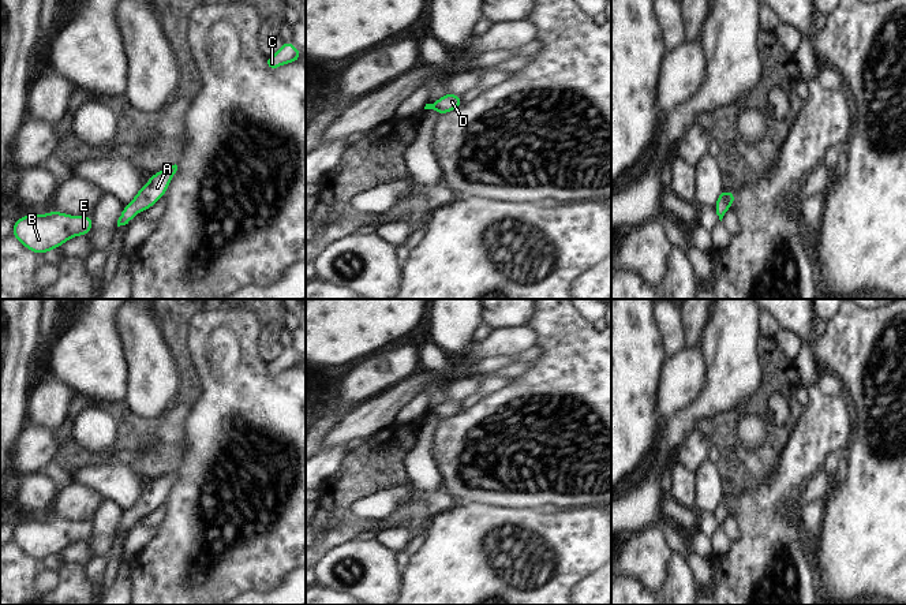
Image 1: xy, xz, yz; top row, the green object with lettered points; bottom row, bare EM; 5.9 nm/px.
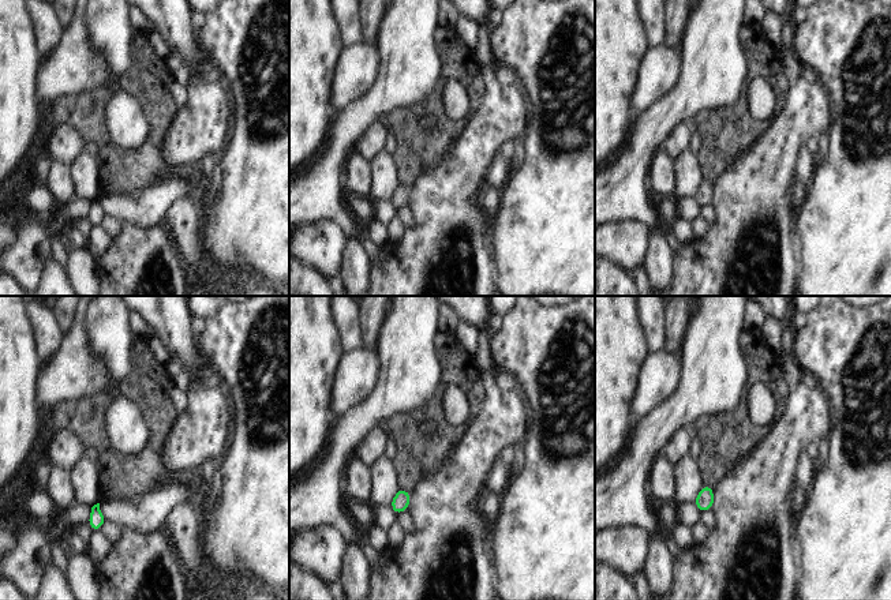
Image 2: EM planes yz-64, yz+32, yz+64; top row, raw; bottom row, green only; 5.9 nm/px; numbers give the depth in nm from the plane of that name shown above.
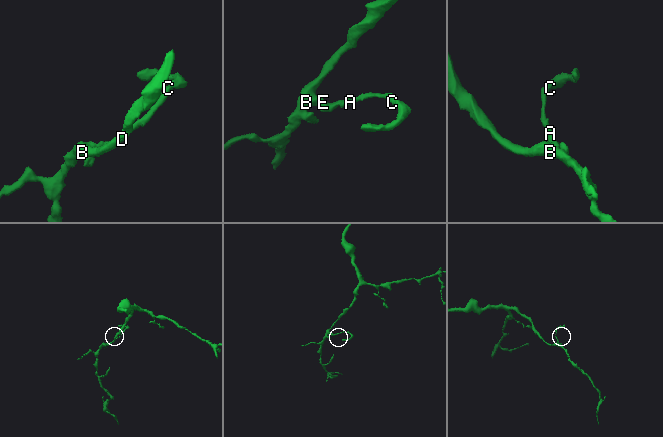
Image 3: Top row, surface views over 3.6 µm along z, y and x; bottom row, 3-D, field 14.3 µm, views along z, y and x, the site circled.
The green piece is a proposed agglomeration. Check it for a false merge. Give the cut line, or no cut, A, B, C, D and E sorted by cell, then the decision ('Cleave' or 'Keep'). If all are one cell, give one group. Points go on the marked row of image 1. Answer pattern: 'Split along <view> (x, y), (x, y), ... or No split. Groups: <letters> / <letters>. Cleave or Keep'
No split. Groups: A B C D E. Keep.

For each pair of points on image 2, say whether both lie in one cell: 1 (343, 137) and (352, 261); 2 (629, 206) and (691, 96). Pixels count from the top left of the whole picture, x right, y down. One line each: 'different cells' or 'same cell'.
1: different cells
2: same cell

